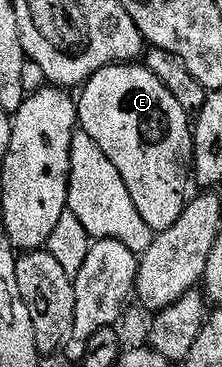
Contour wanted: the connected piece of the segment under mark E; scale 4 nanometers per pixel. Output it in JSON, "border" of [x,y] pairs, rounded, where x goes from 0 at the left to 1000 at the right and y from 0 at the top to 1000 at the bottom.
{"border":[[[514,172],[500,183],[455,185],[369,229],[356,253],[351,343],[401,362],[401,373],[419,373],[437,395],[455,395],[455,417],[473,417],[491,439],[509,439],[509,452],[527,458],[527,471],[545,471],[545,493],[563,493],[563,515],[581,515],[581,537],[599,537],[599,559],[617,559],[617,580],[635,580],[653,613],[671,613],[703,635],[775,619],[851,550],[842,499],[851,510],[869,335],[833,297],[671,185],[608,172]]]}

